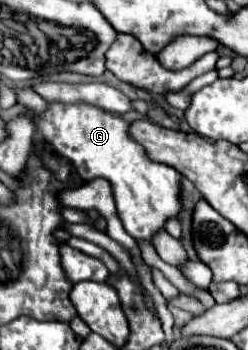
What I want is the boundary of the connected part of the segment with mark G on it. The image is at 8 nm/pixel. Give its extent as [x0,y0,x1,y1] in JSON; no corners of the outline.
[36,102,180,242]

